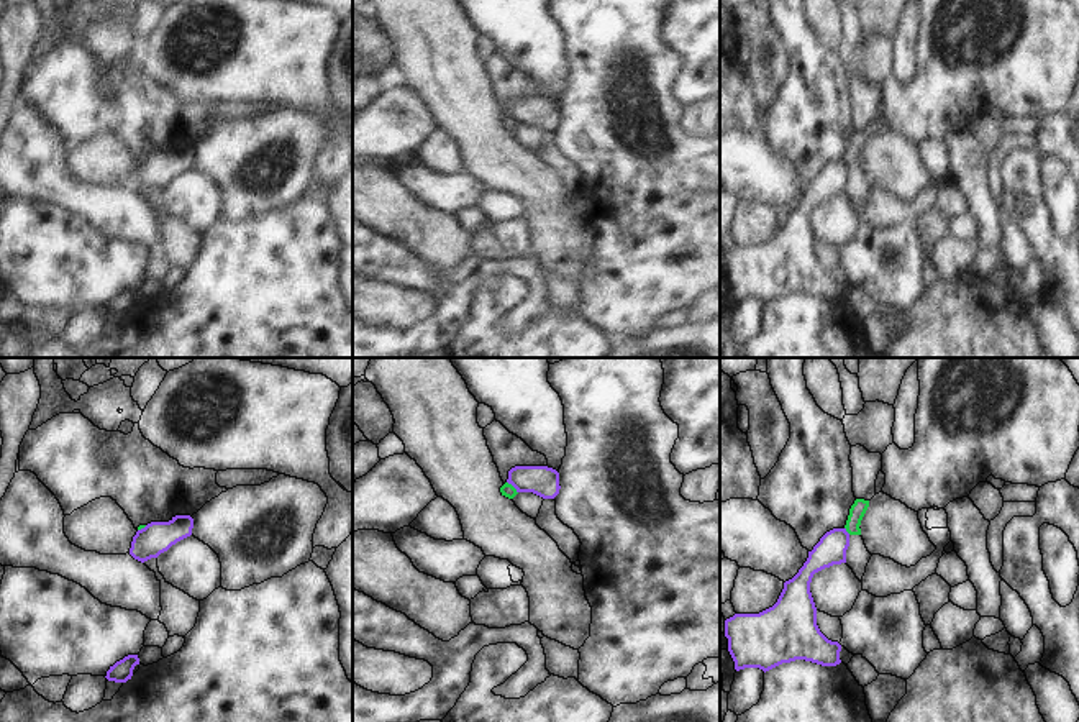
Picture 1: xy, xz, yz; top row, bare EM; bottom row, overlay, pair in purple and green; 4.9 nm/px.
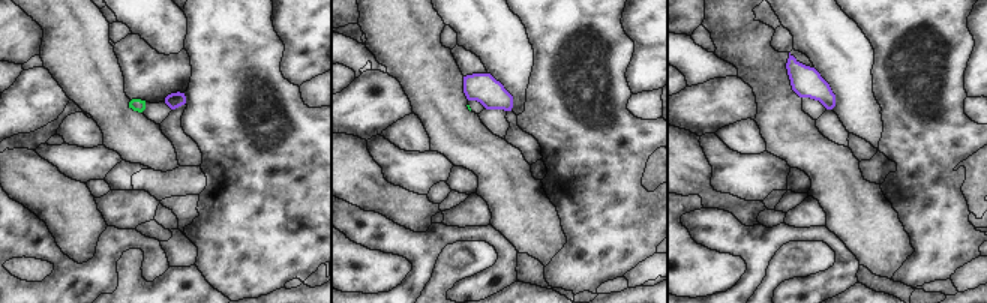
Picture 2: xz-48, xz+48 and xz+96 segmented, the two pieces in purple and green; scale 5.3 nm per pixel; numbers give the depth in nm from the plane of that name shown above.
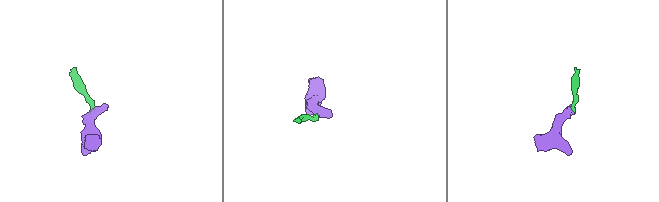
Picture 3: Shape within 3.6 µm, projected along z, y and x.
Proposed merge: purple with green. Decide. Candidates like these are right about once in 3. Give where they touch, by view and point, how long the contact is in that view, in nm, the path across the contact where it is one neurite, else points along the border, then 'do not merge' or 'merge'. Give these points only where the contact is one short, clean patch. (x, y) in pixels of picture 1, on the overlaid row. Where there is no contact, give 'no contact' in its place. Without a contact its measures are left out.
xz (514, 486) | 80 nm | along xz (507, 481), (517, 493) | do not merge

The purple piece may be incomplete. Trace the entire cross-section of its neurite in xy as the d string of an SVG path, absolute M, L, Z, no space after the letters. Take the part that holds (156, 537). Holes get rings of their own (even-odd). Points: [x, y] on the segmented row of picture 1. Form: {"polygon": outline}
{"polygon": "M175 515L169 522L151 522L133 537L130 555L144 563L157 558L177 542L192 535L193 519Z"}

